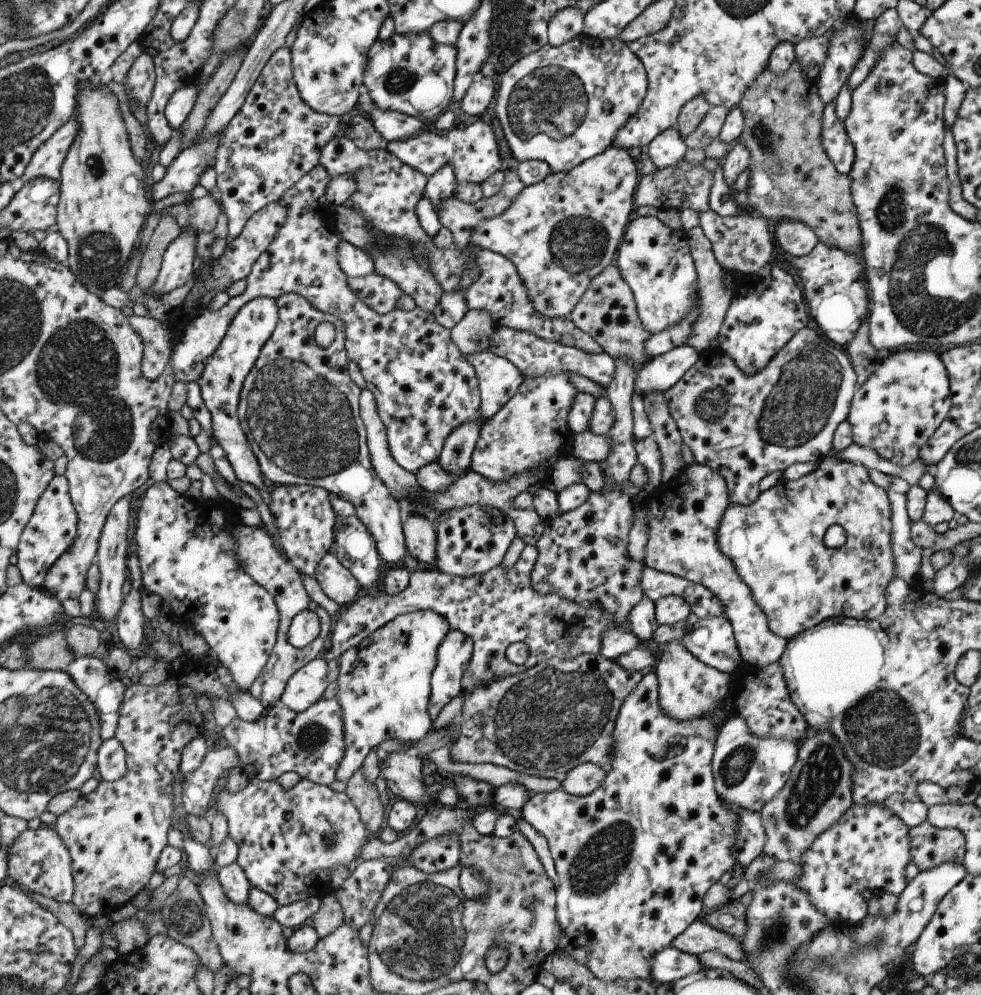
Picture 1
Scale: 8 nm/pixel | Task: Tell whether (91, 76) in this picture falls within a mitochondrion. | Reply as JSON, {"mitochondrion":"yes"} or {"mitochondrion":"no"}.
{"mitochondrion":"no"}

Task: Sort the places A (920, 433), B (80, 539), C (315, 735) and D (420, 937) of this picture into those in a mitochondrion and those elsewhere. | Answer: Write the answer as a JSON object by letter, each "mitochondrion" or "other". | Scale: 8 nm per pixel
{"A":"other","B":"other","C":"mitochondrion","D":"mitochondrion"}

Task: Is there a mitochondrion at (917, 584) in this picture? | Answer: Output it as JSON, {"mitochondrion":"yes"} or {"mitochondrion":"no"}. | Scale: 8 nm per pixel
{"mitochondrion":"no"}

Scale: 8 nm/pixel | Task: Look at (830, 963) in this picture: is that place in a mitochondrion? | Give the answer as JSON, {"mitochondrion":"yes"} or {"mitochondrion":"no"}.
{"mitochondrion":"yes"}

